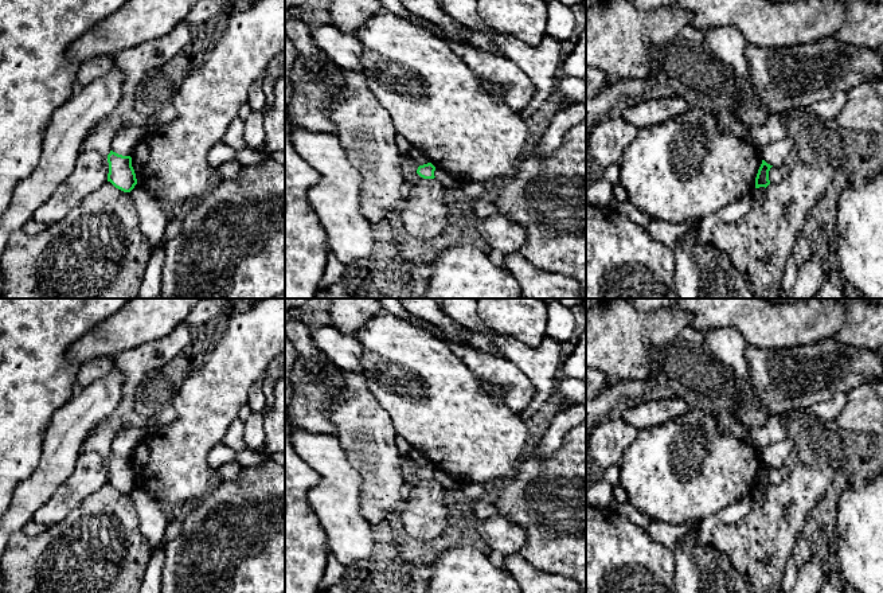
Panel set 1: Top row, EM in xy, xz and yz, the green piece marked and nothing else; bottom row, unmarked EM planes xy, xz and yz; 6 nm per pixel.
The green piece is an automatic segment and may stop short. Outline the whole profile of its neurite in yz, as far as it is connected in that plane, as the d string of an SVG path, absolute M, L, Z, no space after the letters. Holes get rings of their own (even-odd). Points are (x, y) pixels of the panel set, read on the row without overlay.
M762 461L762 465L758 471L757 479L755 479L755 489L759 488L767 488L770 485L769 481L769 472L773 467L767 465L765 461Z

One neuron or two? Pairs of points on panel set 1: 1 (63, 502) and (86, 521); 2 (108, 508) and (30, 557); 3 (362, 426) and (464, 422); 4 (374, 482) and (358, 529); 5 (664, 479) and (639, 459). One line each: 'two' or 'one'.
1: two
2: one
3: two
4: two
5: one

